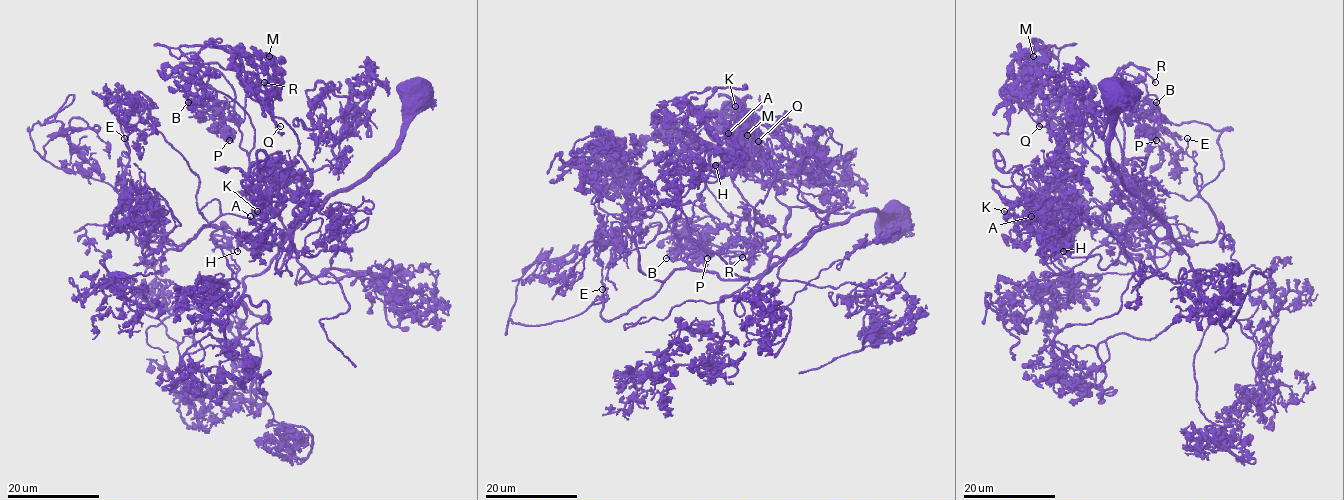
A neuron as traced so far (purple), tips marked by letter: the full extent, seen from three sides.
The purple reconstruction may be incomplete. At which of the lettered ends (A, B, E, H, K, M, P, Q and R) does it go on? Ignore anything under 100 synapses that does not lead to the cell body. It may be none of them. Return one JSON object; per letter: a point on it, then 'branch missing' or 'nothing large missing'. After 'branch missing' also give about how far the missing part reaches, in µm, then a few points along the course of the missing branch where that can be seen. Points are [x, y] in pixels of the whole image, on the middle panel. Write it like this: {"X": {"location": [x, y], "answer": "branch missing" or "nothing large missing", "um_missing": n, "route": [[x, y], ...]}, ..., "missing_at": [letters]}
{"A": {"location": [728, 133], "answer": "nothing large missing"}, "B": {"location": [666, 258], "answer": "nothing large missing"}, "E": {"location": [602, 289], "answer": "branch missing", "um_missing": 20, "route": [[602, 289], [594, 286], [586, 275], [579, 298]]}, "H": {"location": [715, 165], "answer": "nothing large missing"}, "K": {"location": [735, 106], "answer": "nothing large missing"}, "M": {"location": [747, 135], "answer": "nothing large missing"}, "P": {"location": [707, 258], "answer": "nothing large missing"}, "Q": {"location": [758, 141], "answer": "nothing large missing"}, "R": {"location": [742, 257], "answer": "branch missing", "um_missing": 30, "route": [[742, 257], [756, 264], [758, 258], [745, 235], [761, 241], [766, 249], [759, 254]]}, "missing_at": ["E", "R"]}

